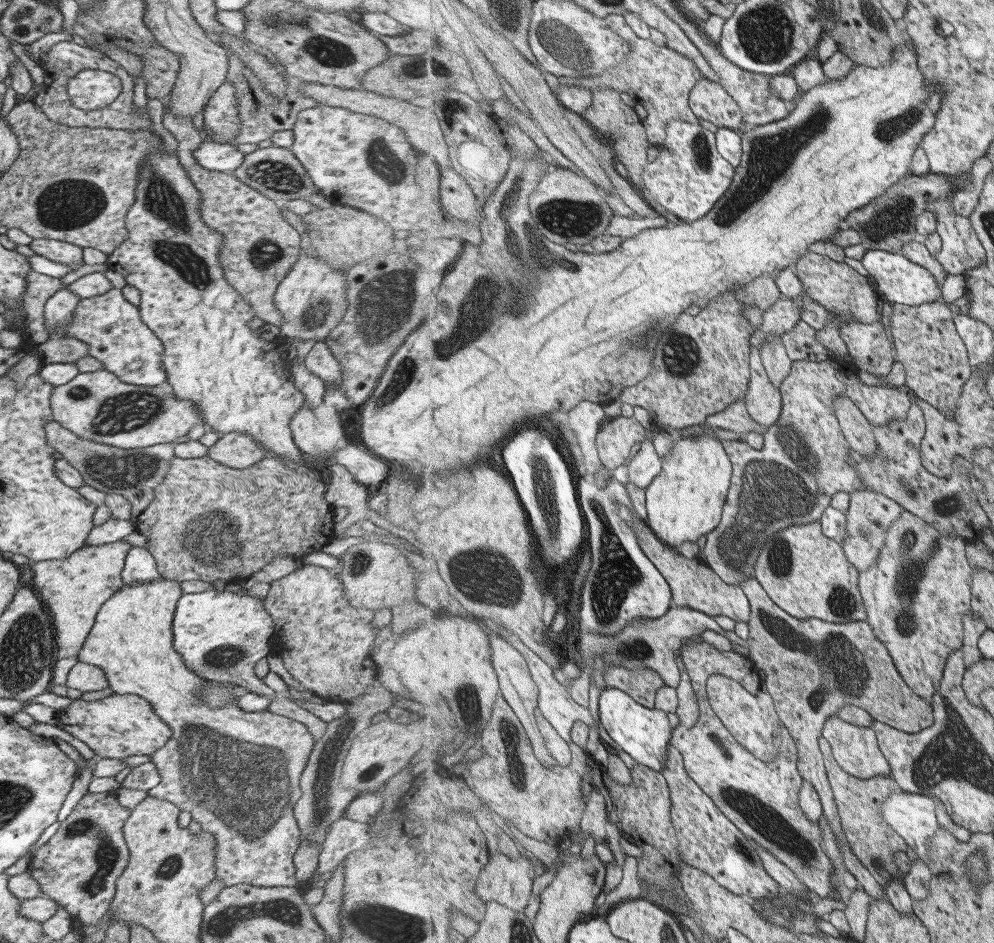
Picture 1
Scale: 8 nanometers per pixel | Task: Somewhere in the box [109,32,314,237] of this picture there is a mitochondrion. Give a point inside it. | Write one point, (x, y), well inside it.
(279, 177)

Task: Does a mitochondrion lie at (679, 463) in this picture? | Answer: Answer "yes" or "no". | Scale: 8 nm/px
no

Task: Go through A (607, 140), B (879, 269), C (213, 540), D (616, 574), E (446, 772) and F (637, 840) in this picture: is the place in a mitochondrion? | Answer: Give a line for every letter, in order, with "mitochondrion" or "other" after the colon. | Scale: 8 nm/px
A: other
B: other
C: mitochondrion
D: mitochondrion
E: other
F: other

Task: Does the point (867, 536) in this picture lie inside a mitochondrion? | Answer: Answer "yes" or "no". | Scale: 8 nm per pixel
yes

